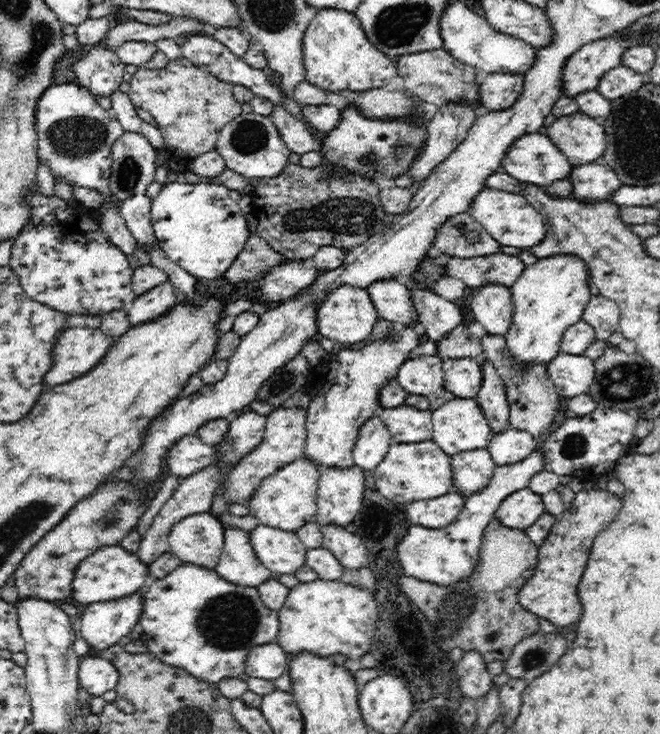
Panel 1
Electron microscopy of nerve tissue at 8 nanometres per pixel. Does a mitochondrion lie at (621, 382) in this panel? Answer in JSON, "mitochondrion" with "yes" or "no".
{"mitochondrion":"yes"}

